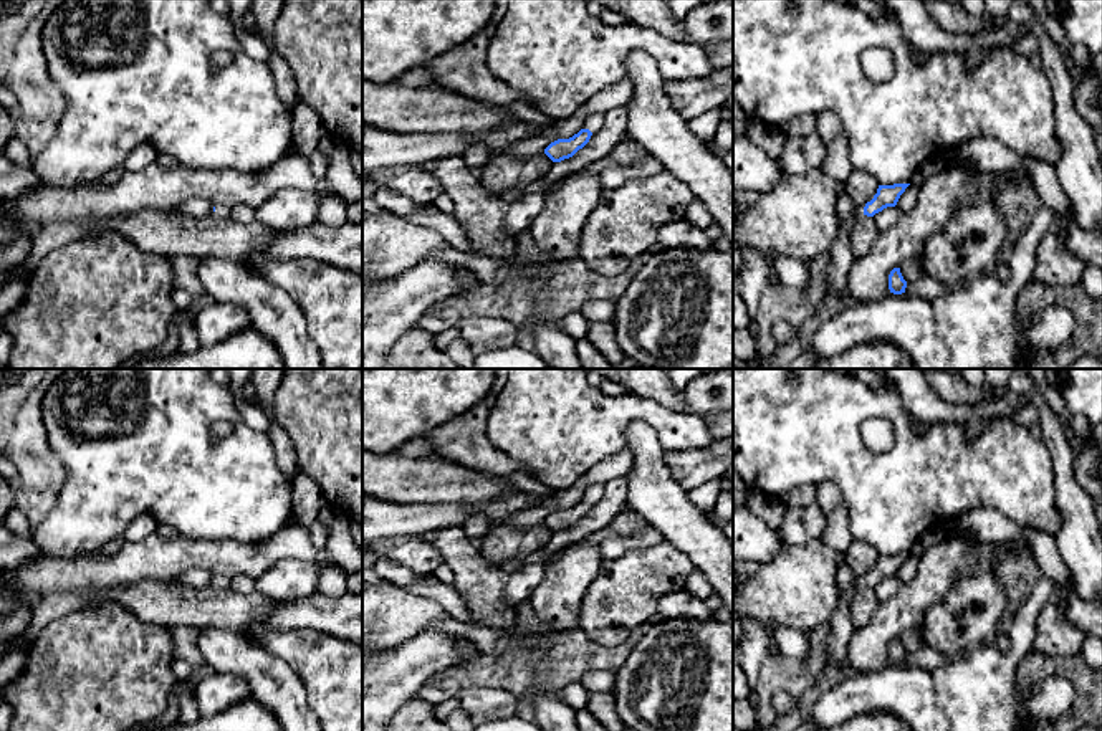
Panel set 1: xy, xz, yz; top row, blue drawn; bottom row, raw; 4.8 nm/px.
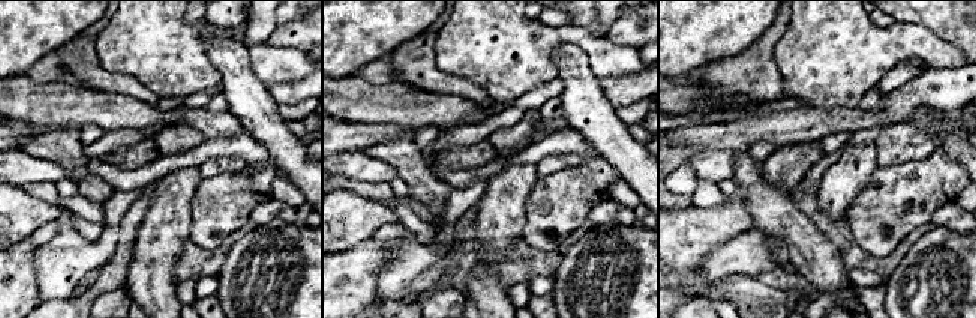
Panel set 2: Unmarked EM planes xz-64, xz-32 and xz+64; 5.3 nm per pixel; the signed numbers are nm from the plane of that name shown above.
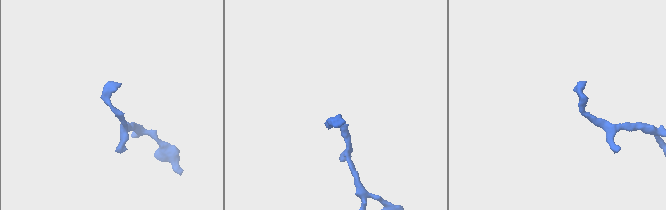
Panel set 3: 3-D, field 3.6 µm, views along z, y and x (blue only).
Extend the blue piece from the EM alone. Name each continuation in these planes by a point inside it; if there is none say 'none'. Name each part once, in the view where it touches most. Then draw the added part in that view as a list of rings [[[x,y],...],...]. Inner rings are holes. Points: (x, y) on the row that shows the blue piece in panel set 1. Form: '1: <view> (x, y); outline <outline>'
1: xz (594, 121); outline [[[591,114],[586,122],[584,129],[589,129],[591,132],[596,132],[604,124],[604,114]]]

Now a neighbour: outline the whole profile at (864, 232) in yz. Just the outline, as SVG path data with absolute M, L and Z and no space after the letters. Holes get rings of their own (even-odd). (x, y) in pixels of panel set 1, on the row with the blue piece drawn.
M862 215L850 228L850 250L855 258L864 256L874 246L875 238L880 235L872 217Z

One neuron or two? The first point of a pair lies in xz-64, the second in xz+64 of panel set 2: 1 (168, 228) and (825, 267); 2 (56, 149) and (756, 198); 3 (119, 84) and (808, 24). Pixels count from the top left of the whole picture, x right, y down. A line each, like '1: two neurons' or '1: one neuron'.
1: two neurons
2: one neuron
3: two neurons

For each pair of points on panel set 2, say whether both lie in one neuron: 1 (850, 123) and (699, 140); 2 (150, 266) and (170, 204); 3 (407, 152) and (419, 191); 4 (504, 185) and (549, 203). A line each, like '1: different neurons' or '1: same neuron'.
1: same neuron
2: same neuron
3: same neuron
4: different neurons

